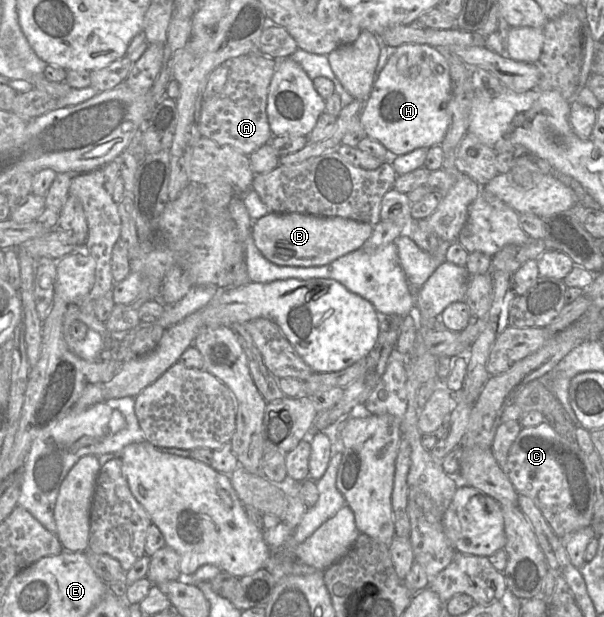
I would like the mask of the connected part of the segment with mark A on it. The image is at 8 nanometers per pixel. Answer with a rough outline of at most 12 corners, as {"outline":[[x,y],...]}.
{"outline":[[276,59],[227,61],[203,100],[201,136],[249,156],[273,137],[267,117]]}

